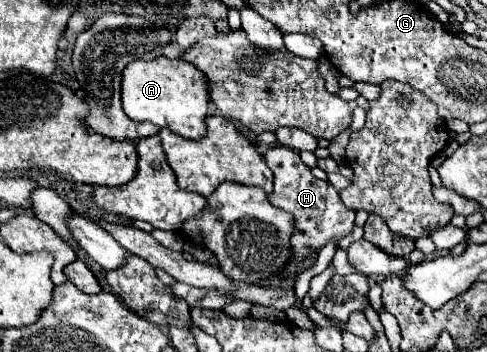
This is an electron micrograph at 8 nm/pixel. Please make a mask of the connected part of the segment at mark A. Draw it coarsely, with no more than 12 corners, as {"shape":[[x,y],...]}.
{"shape":[[183,59],[133,61],[121,101],[133,121],[205,135],[207,79]]}

